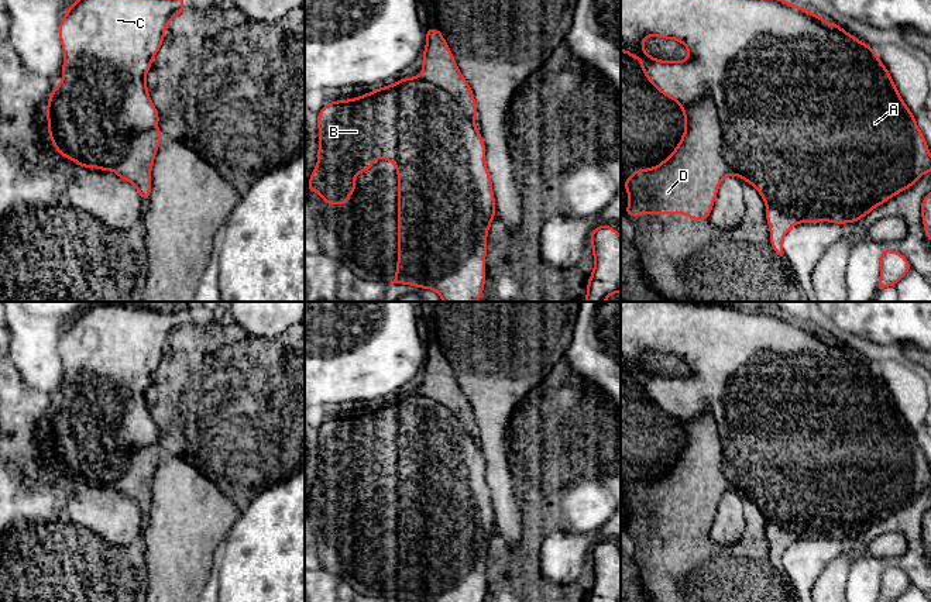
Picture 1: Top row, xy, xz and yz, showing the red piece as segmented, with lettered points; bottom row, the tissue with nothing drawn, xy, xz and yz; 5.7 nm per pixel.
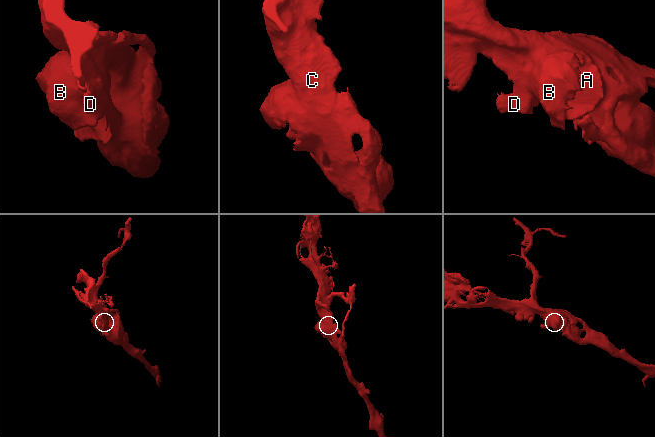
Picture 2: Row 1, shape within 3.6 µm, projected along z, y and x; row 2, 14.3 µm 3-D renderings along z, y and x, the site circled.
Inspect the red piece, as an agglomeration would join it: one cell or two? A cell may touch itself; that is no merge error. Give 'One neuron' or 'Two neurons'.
Two neurons

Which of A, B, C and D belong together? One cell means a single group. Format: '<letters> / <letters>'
A B C / D

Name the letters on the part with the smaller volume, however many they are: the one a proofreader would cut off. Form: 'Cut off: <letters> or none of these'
Cut off: D

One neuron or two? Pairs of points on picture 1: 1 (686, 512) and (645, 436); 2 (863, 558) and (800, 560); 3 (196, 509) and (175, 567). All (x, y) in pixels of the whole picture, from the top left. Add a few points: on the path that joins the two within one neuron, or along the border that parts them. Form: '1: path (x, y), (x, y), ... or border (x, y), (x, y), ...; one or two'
1: border (684, 444), (679, 460), (662, 477), (635, 485); two
2: path (848, 550), (823, 550), (816, 553); one
3: path (188, 523), (185, 553); one

